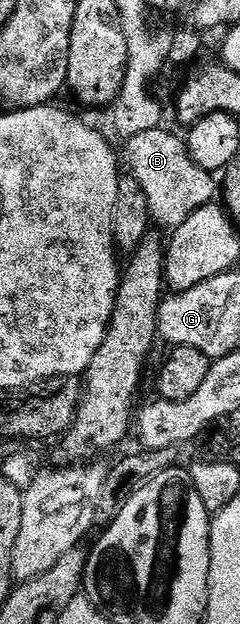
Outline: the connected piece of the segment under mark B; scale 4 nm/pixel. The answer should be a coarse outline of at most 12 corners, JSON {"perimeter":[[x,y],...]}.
{"perimeter":[[163,126],[127,140],[151,218],[175,229],[218,179]]}

